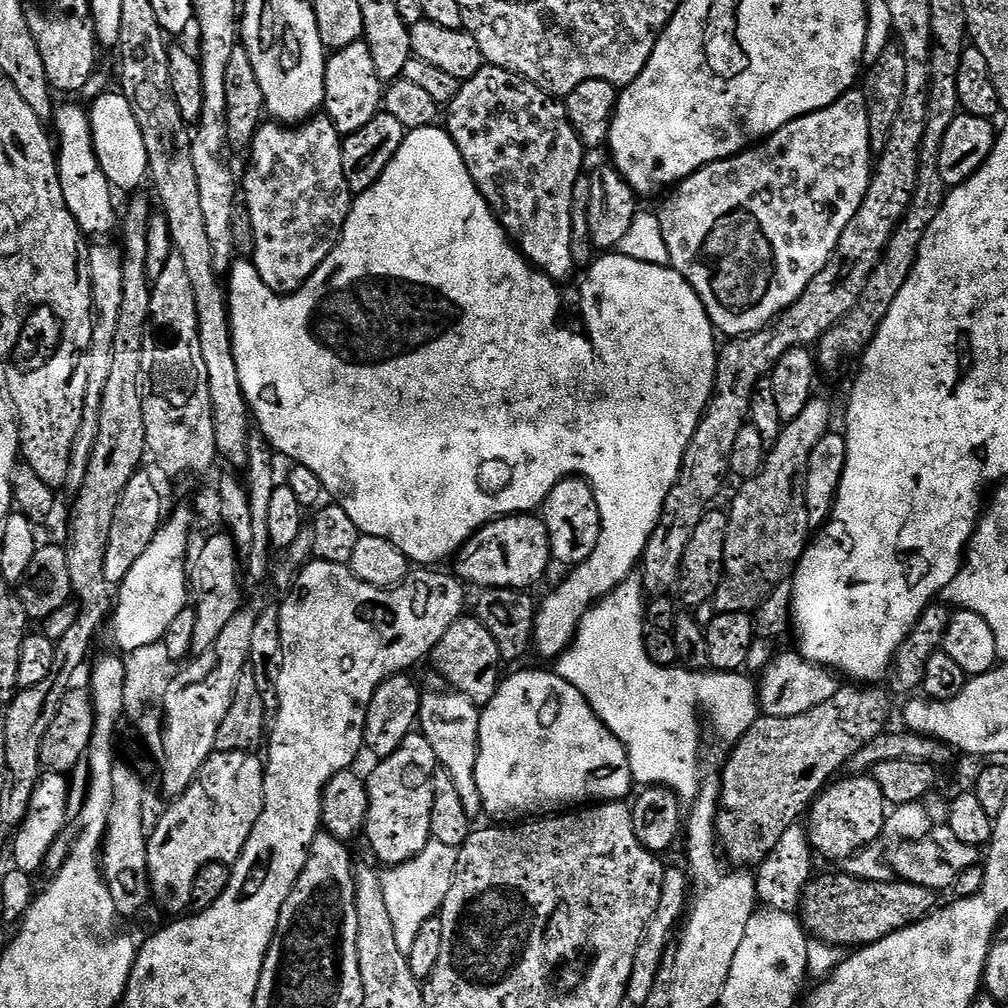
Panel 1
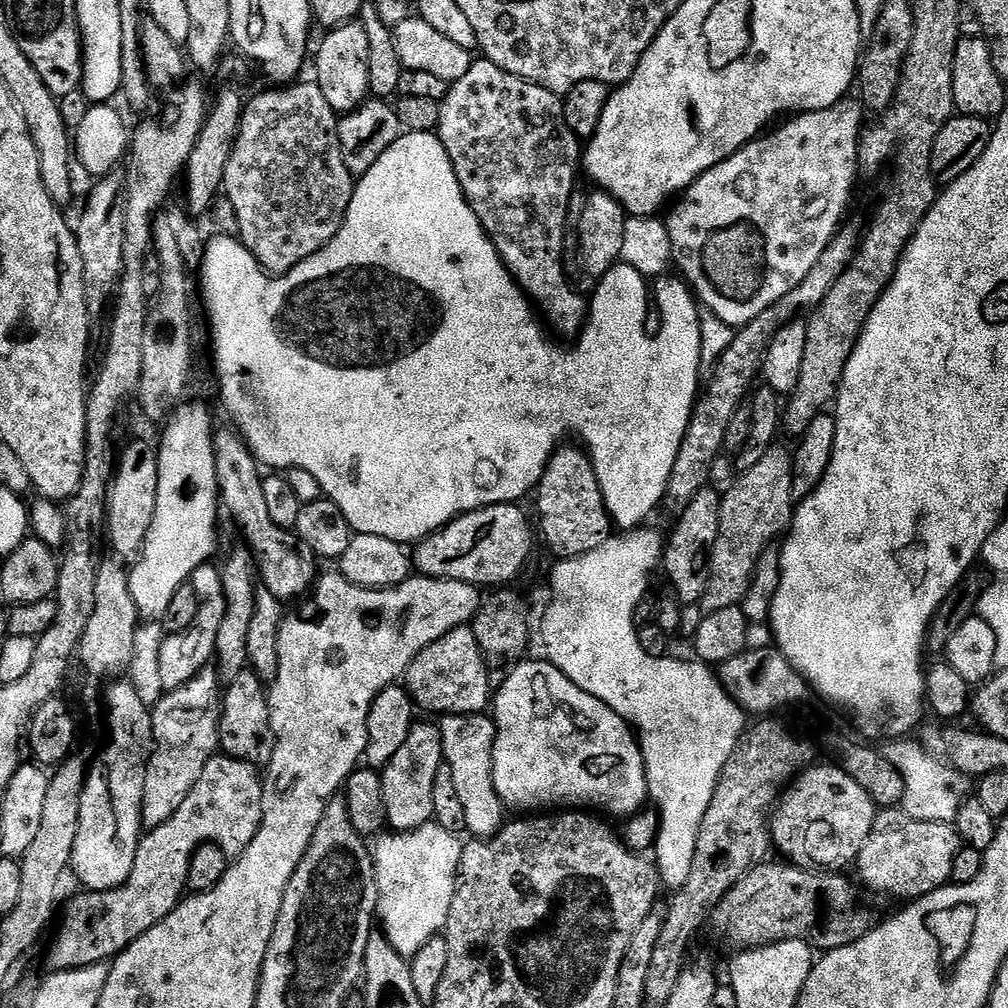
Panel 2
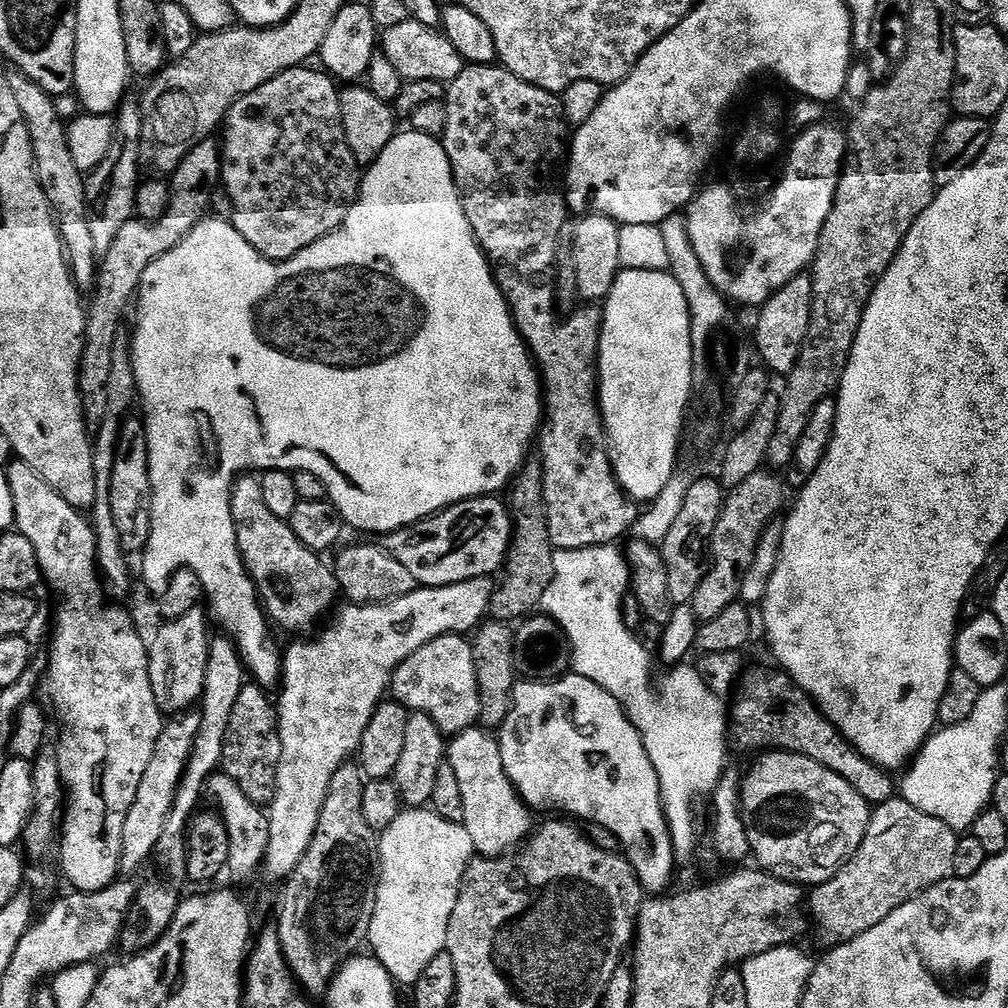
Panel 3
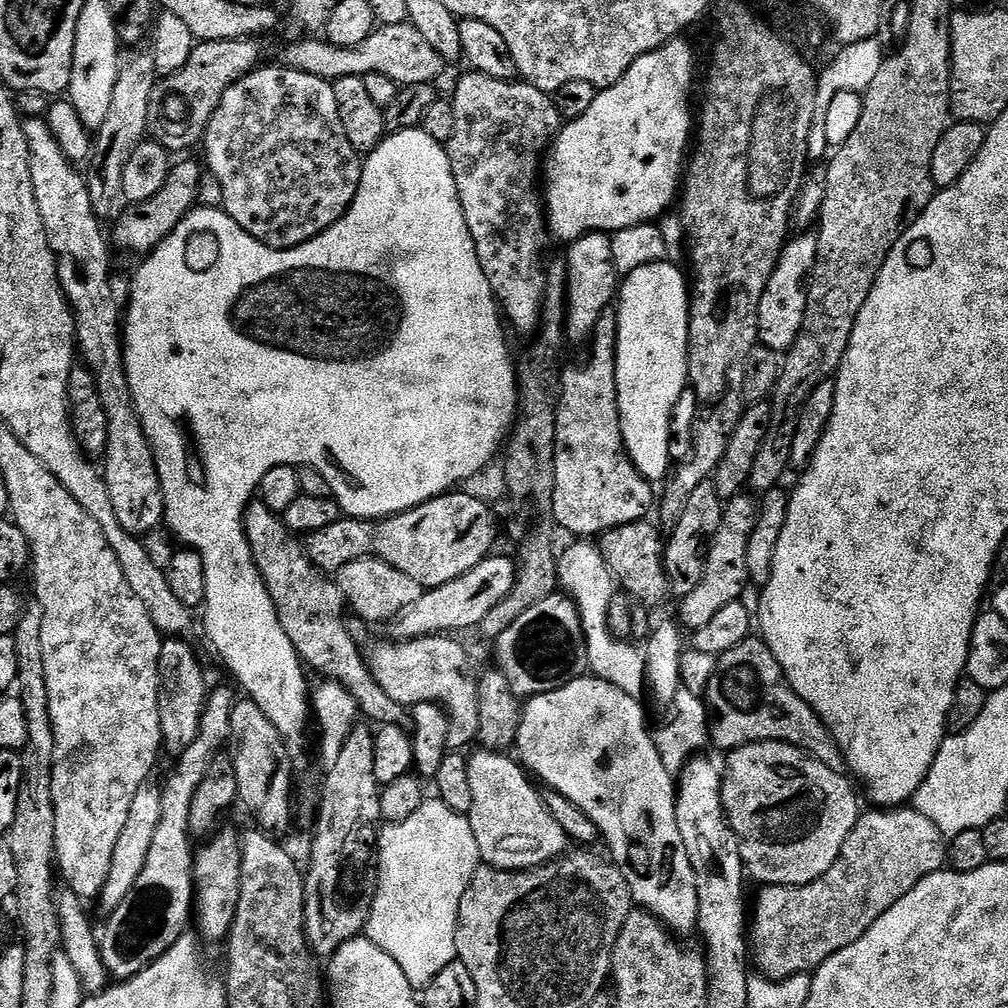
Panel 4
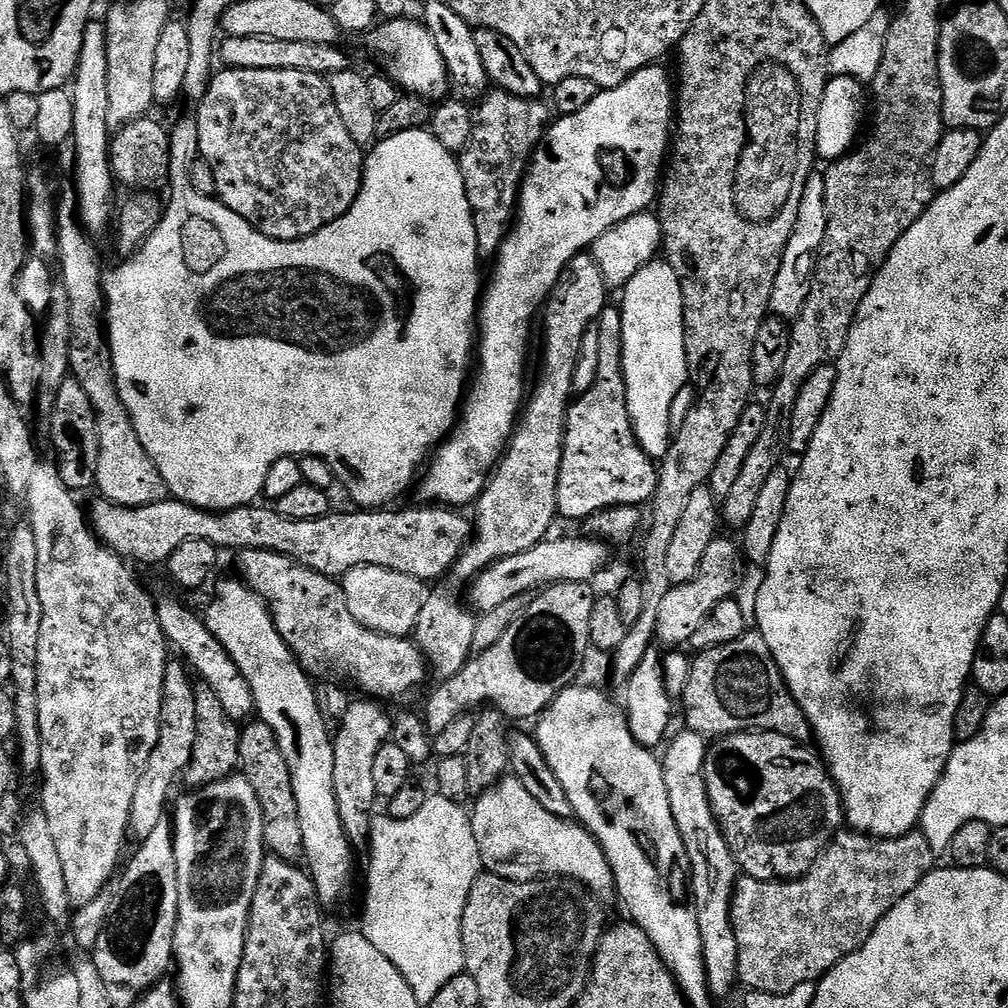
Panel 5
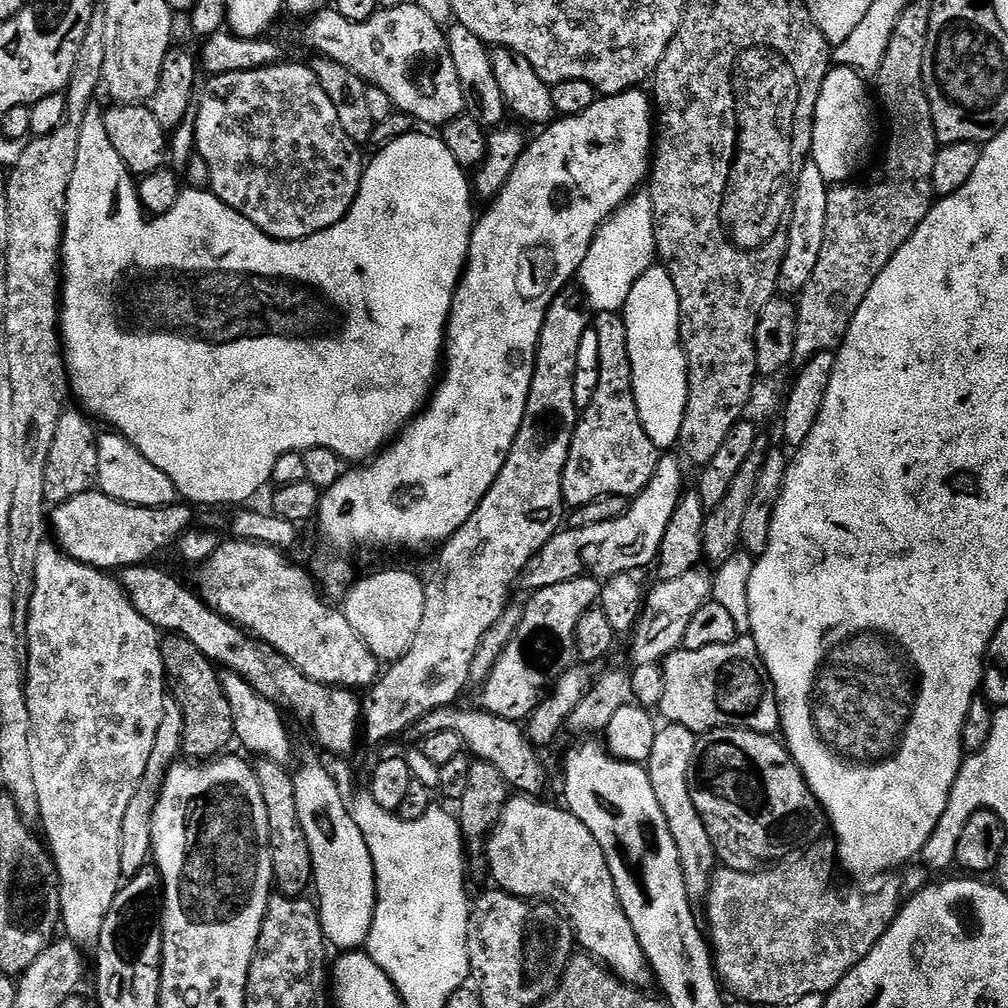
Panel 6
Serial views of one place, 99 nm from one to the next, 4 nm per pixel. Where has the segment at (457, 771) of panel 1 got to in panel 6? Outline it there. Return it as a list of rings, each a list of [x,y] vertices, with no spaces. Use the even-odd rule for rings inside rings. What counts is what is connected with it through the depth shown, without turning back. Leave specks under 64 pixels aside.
[[[516,794],[500,812],[500,819],[496,821],[496,827],[486,841],[486,861],[488,860],[492,876],[496,879],[495,887],[510,892],[513,896],[551,898],[559,902],[566,909],[575,939],[579,947],[580,944],[584,947],[581,949],[585,953],[595,956],[625,981],[644,986],[648,979],[653,979],[654,972],[649,967],[649,960],[639,942],[639,936],[618,898],[616,883],[610,874],[610,866],[602,846],[583,821],[570,810],[555,808],[552,804],[543,804],[544,802],[540,798]]]

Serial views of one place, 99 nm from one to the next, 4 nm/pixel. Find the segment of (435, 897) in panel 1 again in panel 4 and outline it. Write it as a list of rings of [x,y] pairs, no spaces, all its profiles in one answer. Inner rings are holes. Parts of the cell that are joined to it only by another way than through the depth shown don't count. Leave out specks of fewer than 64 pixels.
[[[428,798],[406,821],[397,824],[385,823],[380,829],[378,847],[380,849],[380,880],[376,884],[376,897],[374,898],[374,906],[370,910],[366,936],[378,947],[381,947],[386,954],[390,954],[395,962],[398,962],[412,988],[423,990],[430,982],[434,982],[434,978],[438,978],[438,974],[442,974],[442,970],[446,970],[446,966],[450,966],[450,962],[454,962],[458,958],[456,955],[456,923],[458,922],[458,910],[462,902],[462,894],[466,894],[466,886],[470,886],[472,875],[482,867],[478,842],[474,842],[474,830],[470,826],[465,813],[450,810],[450,806],[446,806],[438,798]]]

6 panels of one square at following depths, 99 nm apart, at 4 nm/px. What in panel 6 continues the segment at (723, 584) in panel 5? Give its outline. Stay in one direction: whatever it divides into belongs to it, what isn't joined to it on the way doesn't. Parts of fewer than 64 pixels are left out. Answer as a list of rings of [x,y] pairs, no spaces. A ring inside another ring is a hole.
[[[700,566],[678,578],[660,580],[656,582],[653,588],[651,585],[647,589],[644,612],[640,615],[640,621],[637,622],[630,636],[630,639],[633,640],[632,652],[636,655],[636,658],[634,658],[636,664],[660,664],[668,653],[676,651],[677,648],[683,645],[686,630],[689,629],[694,614],[698,614],[698,610],[702,608],[704,603],[712,599],[712,580],[714,576],[711,571],[707,572],[707,570],[709,571],[707,567]]]

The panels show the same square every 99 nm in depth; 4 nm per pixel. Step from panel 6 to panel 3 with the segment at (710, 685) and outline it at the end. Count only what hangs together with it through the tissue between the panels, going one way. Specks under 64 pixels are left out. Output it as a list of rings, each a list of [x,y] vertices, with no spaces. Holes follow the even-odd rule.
[[[756,668],[753,672],[748,670],[743,673],[742,683],[734,696],[736,705],[732,704],[730,708],[731,743],[735,747],[737,744],[740,748],[797,752],[806,758],[814,758],[814,762],[822,762],[822,766],[826,766],[826,770],[834,770],[834,774],[838,774],[846,782],[850,782],[850,786],[854,786],[854,790],[858,790],[858,794],[862,794],[862,798],[866,798],[866,802],[870,806],[884,804],[893,799],[898,792],[897,781],[895,779],[892,781],[893,773],[879,768],[862,754],[858,754],[858,750],[854,750],[851,742],[822,715],[819,706],[793,682],[792,677],[783,670],[775,671],[767,672],[764,668]]]

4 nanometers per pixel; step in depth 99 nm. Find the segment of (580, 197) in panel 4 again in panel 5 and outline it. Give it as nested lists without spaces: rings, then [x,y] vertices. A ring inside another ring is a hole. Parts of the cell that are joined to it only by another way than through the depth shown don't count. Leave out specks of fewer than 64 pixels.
[[[653,66],[643,68],[635,72],[630,78],[626,78],[626,82],[622,82],[613,88],[606,88],[597,91],[594,102],[590,102],[590,106],[578,110],[578,114],[570,114],[569,116],[560,116],[559,119],[549,127],[541,145],[537,148],[536,153],[532,156],[532,162],[527,172],[524,174],[524,183],[520,185],[520,202],[516,210],[515,221],[508,233],[507,238],[502,242],[500,251],[494,257],[496,263],[496,273],[492,276],[492,281],[487,281],[486,287],[482,292],[482,299],[478,309],[478,360],[480,356],[480,374],[476,385],[471,385],[468,401],[462,408],[462,419],[452,429],[447,440],[443,441],[435,449],[434,455],[431,457],[430,463],[427,465],[426,471],[423,473],[420,484],[421,501],[439,502],[444,506],[464,506],[460,504],[475,505],[479,500],[484,487],[496,467],[500,462],[500,457],[504,455],[513,432],[518,427],[518,417],[522,412],[522,405],[526,400],[526,384],[524,388],[524,367],[528,364],[528,339],[532,336],[532,319],[537,319],[538,313],[543,309],[552,287],[558,282],[558,278],[562,274],[562,270],[566,270],[573,258],[580,252],[588,252],[592,245],[596,243],[598,238],[602,238],[602,234],[606,234],[606,230],[610,230],[614,226],[618,226],[618,222],[626,222],[626,218],[630,218],[639,212],[647,212],[657,203],[658,189],[662,183],[662,173],[666,168],[666,157],[670,152],[670,137],[674,132],[674,84],[668,81],[668,72],[664,66]]]

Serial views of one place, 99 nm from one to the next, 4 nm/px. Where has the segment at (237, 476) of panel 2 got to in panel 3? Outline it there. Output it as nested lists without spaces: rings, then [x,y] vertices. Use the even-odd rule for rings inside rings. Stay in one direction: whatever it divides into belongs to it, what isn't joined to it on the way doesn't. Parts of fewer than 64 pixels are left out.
[[[246,474],[237,479],[231,494],[231,516],[234,518],[236,524],[236,540],[239,542],[239,552],[243,556],[244,565],[247,566],[248,572],[256,583],[256,587],[260,593],[261,603],[265,609],[265,615],[268,616],[269,621],[273,625],[278,624],[282,629],[288,632],[296,633],[294,634],[296,636],[304,636],[311,633],[314,630],[312,628],[315,626],[316,621],[318,621],[333,606],[337,598],[340,598],[340,584],[337,581],[335,569],[329,563],[327,565],[323,561],[325,559],[319,553],[316,553],[310,550],[308,546],[303,545],[303,543],[299,541],[298,536],[294,534],[292,528],[289,527],[287,521],[275,517],[275,515],[267,509],[266,502],[263,500],[262,486],[255,475]]]

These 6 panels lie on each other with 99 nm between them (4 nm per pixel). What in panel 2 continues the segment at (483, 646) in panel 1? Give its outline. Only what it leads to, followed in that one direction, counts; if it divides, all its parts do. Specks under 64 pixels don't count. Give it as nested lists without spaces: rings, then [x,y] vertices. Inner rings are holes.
[[[471,627],[450,630],[438,642],[426,646],[406,673],[406,687],[417,709],[437,712],[437,717],[474,716],[489,707],[494,696],[494,685],[488,663],[484,661],[484,651]]]

